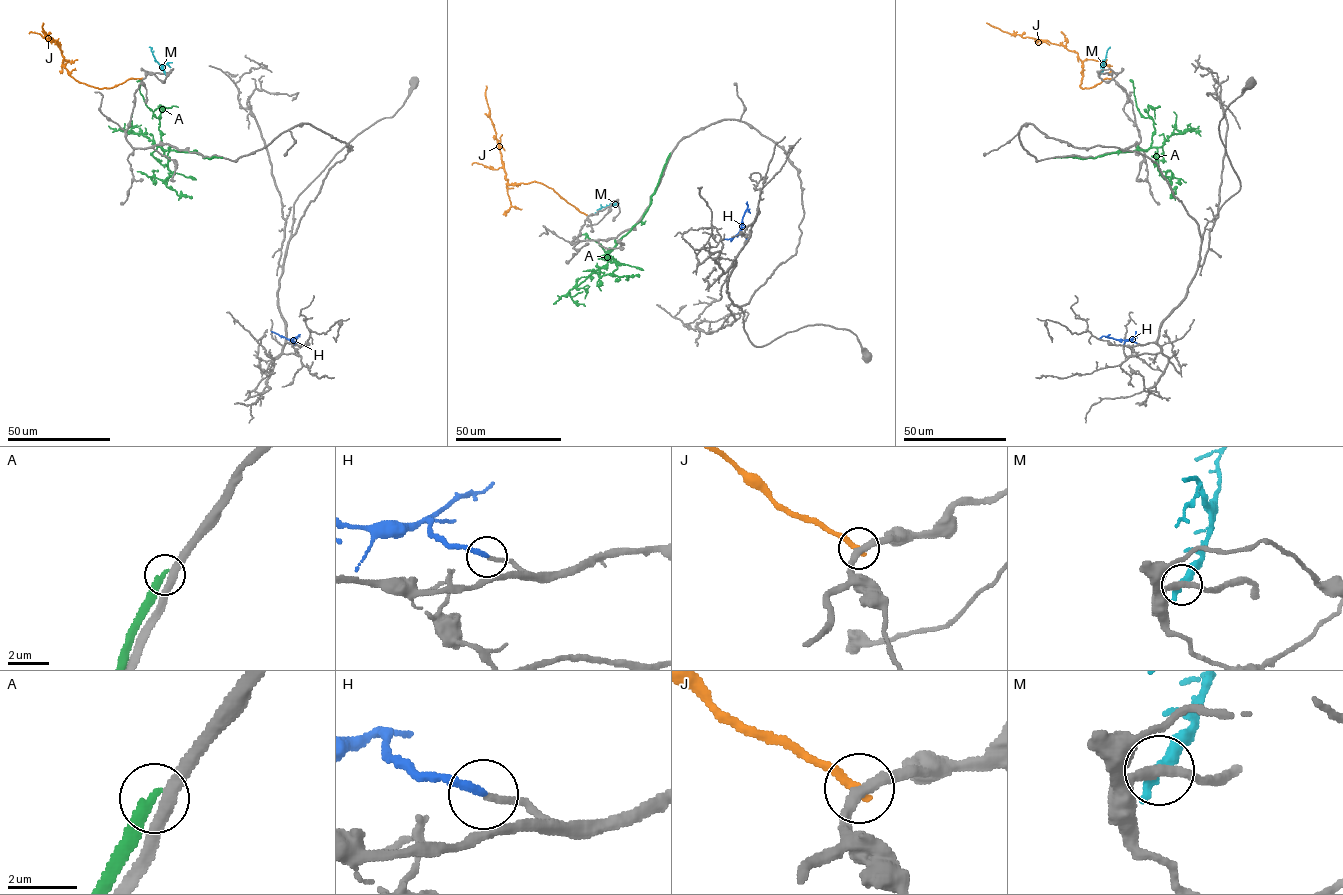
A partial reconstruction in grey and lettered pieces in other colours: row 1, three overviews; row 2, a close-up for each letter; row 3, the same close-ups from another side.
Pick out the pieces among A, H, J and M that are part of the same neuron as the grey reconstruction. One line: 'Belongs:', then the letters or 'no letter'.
Belongs: H

